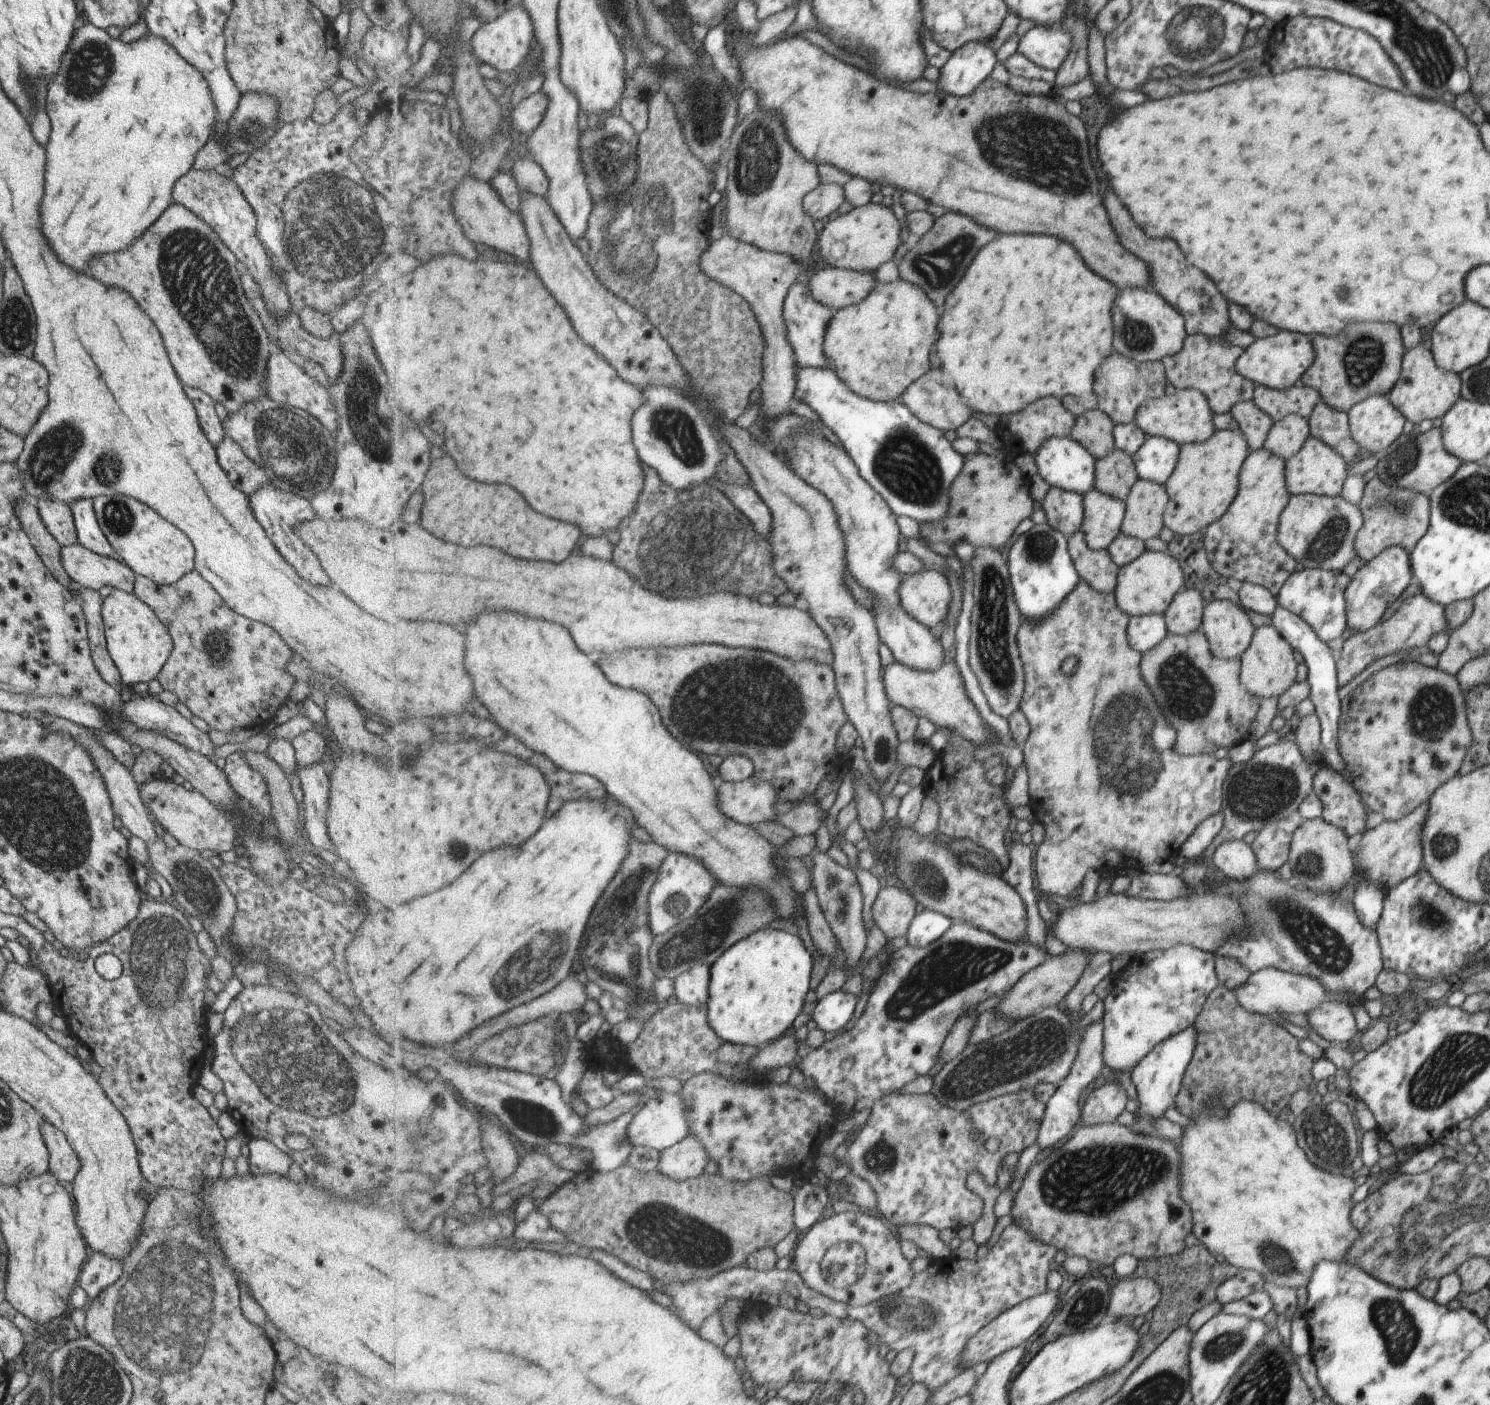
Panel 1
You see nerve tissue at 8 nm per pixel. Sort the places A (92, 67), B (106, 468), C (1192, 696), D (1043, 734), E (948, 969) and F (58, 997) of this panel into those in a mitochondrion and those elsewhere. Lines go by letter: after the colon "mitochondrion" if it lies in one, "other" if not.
A: mitochondrion
B: mitochondrion
C: mitochondrion
D: other
E: mitochondrion
F: other

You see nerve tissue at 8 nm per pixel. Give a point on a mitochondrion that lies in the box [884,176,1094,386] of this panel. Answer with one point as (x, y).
(937, 268)

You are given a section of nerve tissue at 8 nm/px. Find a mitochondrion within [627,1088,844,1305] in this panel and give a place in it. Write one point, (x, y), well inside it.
(712, 1247)

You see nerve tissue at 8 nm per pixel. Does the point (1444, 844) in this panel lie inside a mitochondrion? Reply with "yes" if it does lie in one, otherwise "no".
yes

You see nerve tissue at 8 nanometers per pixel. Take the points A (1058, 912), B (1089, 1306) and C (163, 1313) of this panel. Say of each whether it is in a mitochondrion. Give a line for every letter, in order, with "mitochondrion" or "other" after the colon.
A: other
B: mitochondrion
C: mitochondrion

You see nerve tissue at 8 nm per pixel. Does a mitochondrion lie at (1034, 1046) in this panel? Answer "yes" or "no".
yes

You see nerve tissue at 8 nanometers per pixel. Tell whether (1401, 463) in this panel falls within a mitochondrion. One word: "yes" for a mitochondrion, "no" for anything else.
yes

